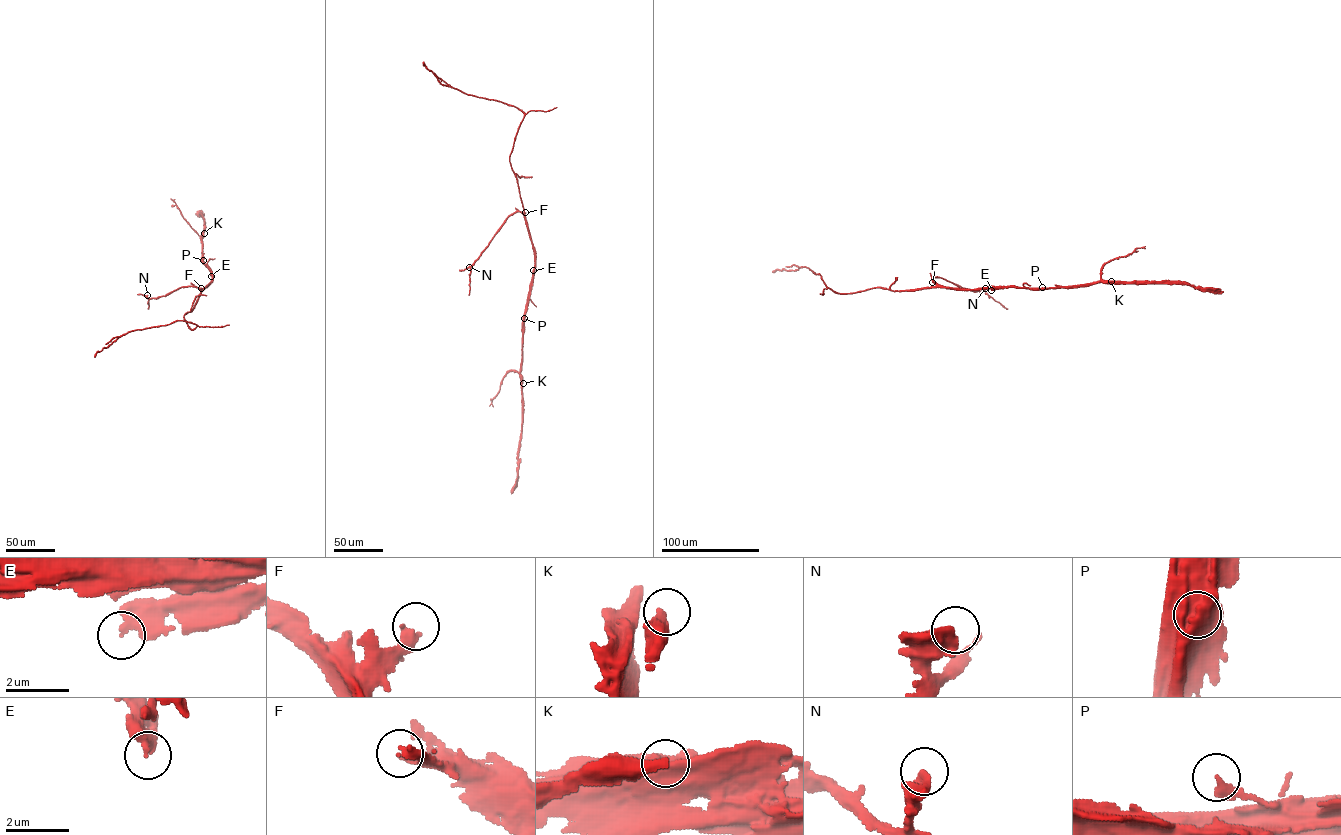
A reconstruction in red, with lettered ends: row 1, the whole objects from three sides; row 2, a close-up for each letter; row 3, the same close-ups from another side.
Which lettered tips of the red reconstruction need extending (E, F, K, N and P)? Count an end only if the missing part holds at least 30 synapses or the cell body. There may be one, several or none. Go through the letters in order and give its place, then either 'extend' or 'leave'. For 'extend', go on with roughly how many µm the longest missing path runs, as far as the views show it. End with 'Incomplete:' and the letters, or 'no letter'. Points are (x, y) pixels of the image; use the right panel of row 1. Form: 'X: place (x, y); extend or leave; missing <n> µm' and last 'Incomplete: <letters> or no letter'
E: place (991, 290); leave
F: place (932, 282); extend; missing 150 µm
K: place (1111, 281); leave
N: place (985, 288); leave
P: place (1042, 287); leave
Incomplete: F

